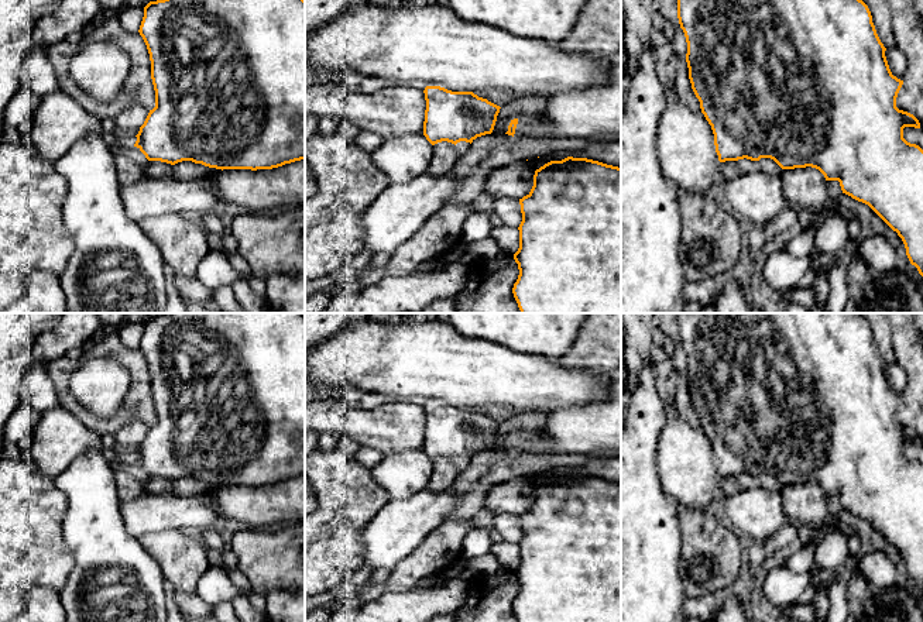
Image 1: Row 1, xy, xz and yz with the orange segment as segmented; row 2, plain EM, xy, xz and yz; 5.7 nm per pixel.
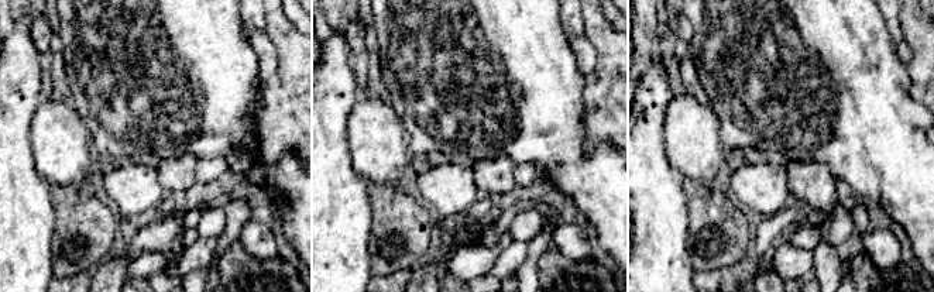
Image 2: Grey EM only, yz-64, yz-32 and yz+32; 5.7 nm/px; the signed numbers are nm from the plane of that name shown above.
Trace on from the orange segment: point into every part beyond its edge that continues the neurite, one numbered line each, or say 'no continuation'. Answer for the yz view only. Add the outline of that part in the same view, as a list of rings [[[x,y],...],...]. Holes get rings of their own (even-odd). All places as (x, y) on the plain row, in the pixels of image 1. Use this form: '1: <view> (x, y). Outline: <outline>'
no continuation

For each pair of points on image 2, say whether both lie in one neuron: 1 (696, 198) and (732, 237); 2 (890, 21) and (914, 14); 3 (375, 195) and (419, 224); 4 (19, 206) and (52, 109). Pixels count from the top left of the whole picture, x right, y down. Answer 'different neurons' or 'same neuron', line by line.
1: same neuron
2: different neurons
3: same neuron
4: different neurons

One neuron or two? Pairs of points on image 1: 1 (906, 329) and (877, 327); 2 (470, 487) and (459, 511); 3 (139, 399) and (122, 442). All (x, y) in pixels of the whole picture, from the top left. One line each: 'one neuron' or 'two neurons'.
1: two neurons
2: one neuron
3: two neurons

